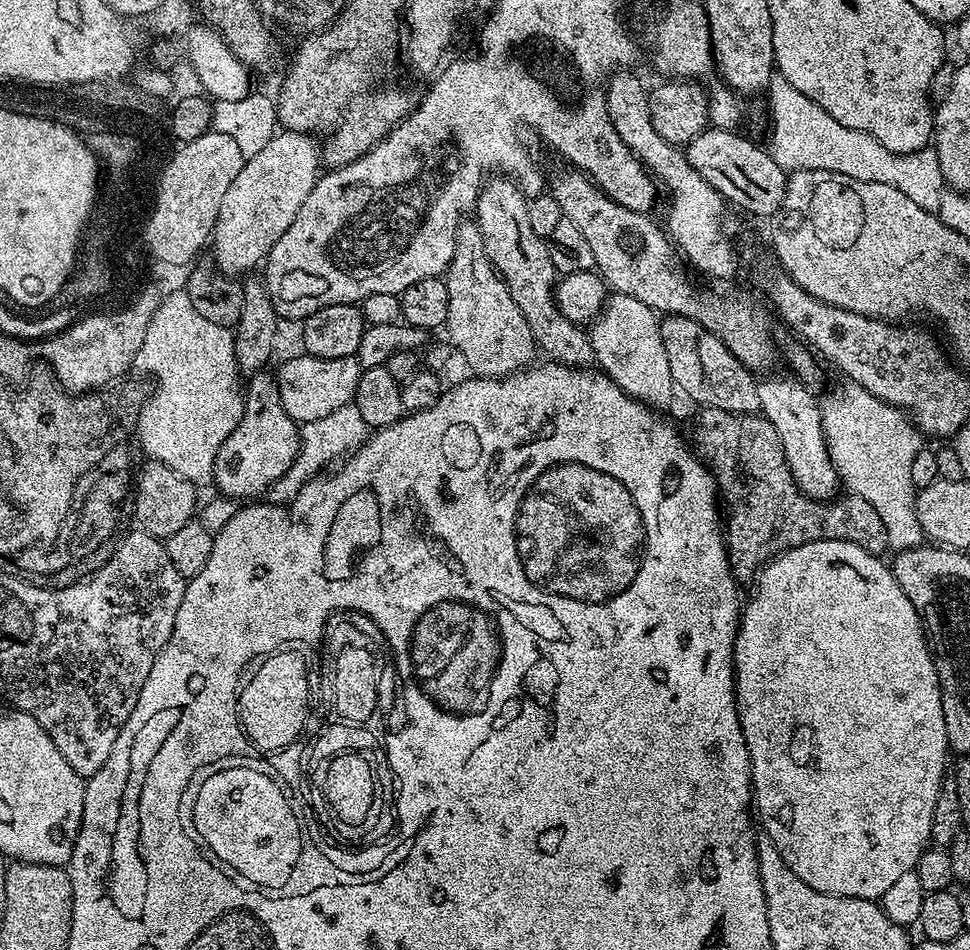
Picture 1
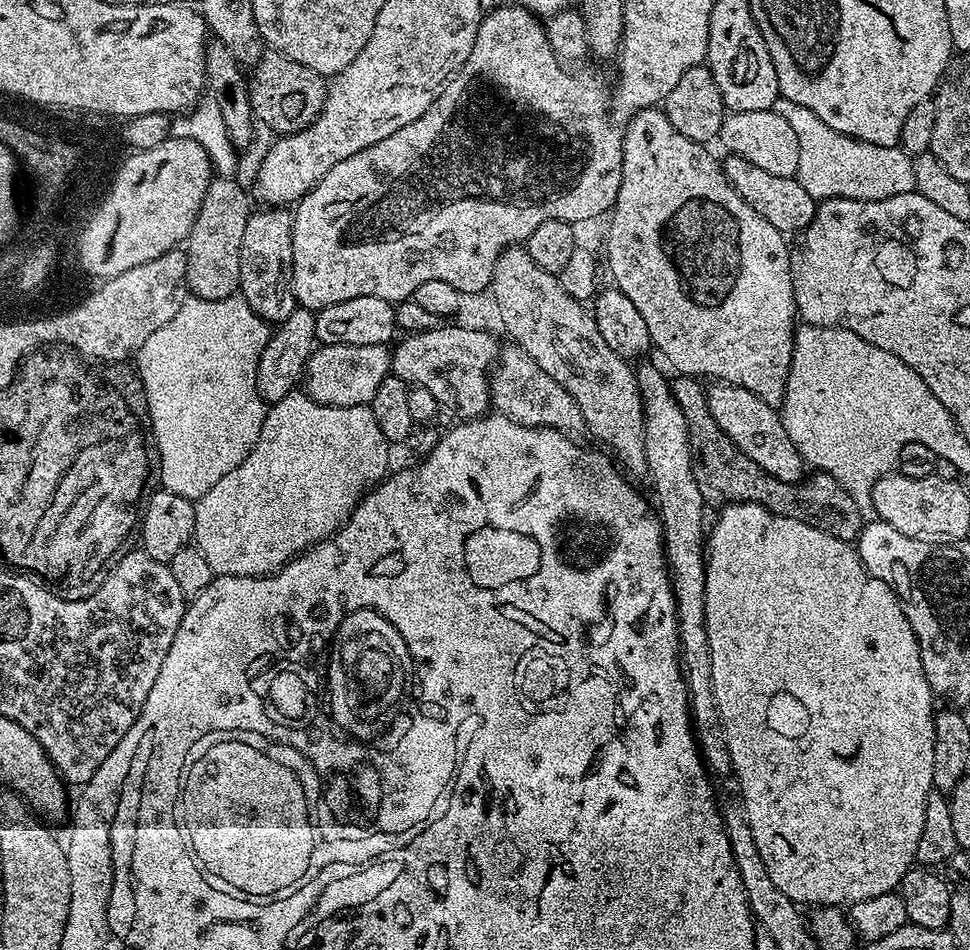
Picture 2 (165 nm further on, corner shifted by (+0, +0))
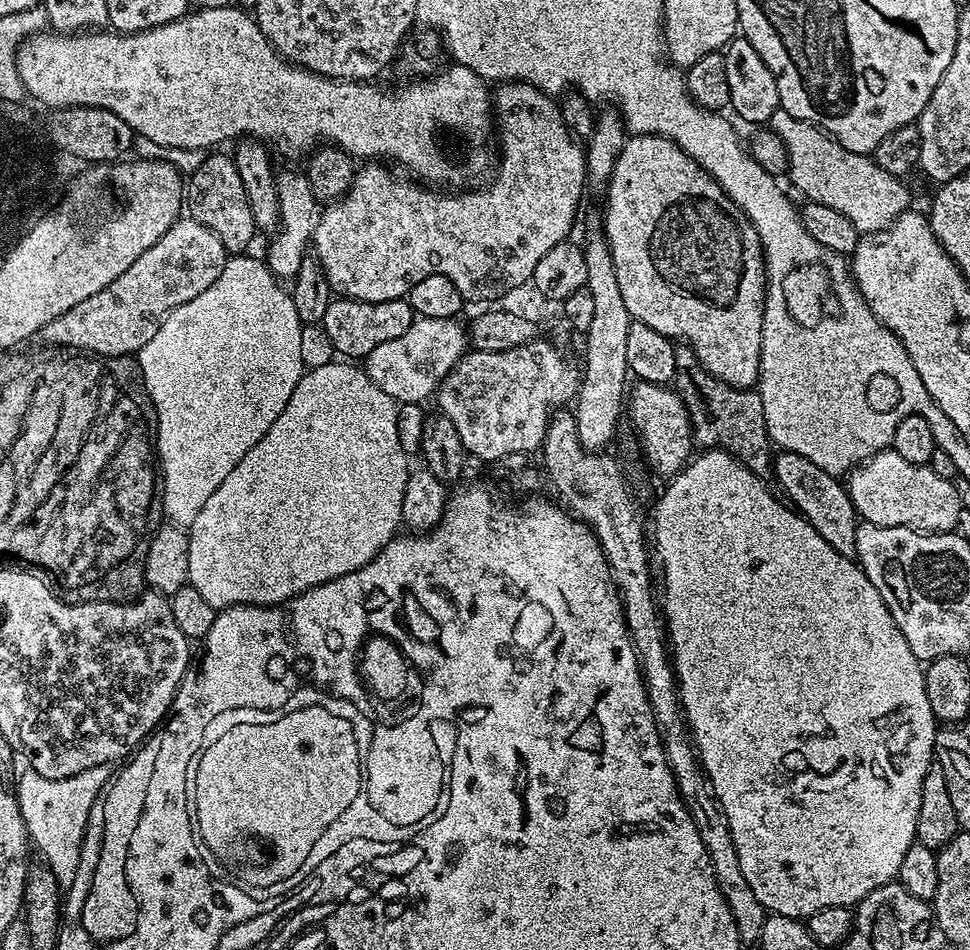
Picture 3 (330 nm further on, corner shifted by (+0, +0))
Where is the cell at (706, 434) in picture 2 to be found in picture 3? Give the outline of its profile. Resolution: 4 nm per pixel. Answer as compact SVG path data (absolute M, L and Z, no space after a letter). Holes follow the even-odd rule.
M687 342L674 347L676 379L674 390L682 398L692 423L692 438L705 449L722 448L740 460L755 476L763 477L770 468L770 441L764 426L762 398L759 391L751 388L735 388L710 374L698 362Z

